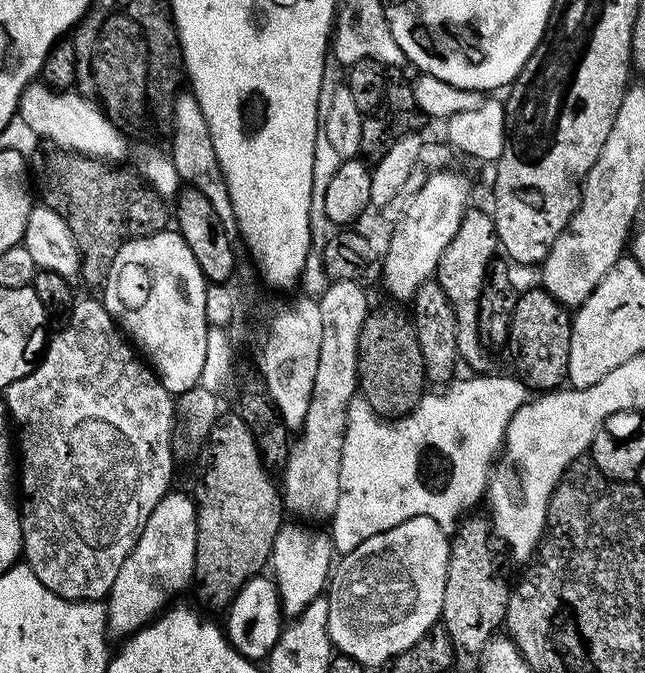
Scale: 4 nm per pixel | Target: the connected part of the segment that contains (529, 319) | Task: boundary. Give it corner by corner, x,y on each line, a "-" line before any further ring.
535,287
517,295
512,324
508,328
506,353
512,359
511,371
515,377
528,389
543,394
559,389
565,383
570,358
572,321
569,309
557,302
543,287

